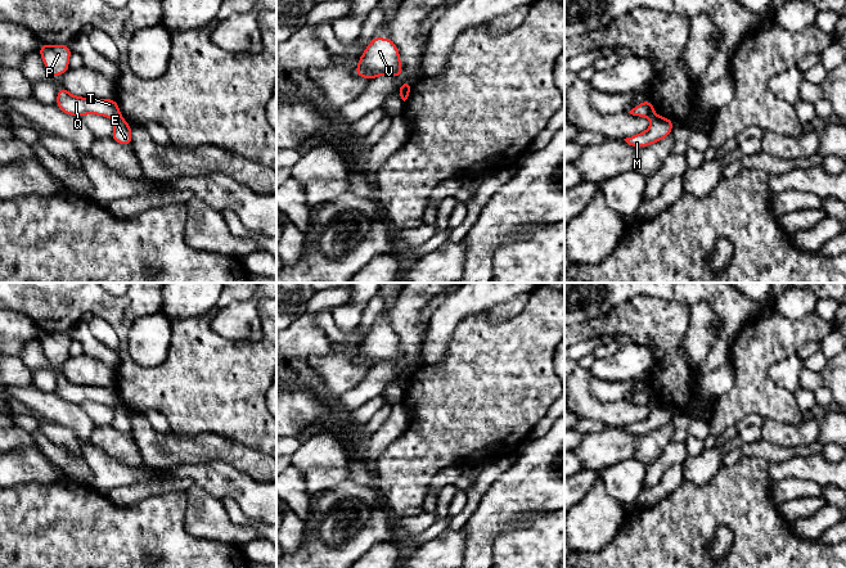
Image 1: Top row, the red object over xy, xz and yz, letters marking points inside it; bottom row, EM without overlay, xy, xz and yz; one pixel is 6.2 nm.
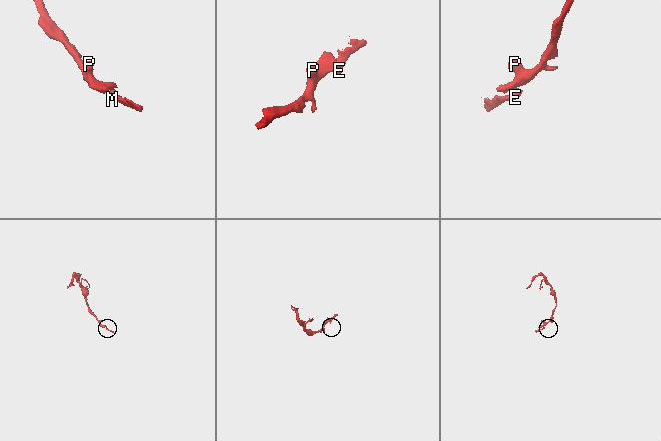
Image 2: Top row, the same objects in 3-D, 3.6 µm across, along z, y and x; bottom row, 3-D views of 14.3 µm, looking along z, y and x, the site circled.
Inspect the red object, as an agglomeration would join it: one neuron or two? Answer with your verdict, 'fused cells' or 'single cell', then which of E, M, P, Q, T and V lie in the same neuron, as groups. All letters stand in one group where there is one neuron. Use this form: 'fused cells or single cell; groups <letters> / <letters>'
fused cells; groups E M / P Q T V

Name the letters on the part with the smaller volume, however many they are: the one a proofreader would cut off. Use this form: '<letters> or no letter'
E, M

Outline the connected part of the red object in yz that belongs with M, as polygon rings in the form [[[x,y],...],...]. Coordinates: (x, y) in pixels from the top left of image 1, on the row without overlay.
[[[654,404],[652,406],[651,415],[647,419],[633,423],[624,428],[633,436],[642,436],[645,433],[651,433],[662,428],[663,425],[670,424],[672,414],[674,409],[661,404]]]

